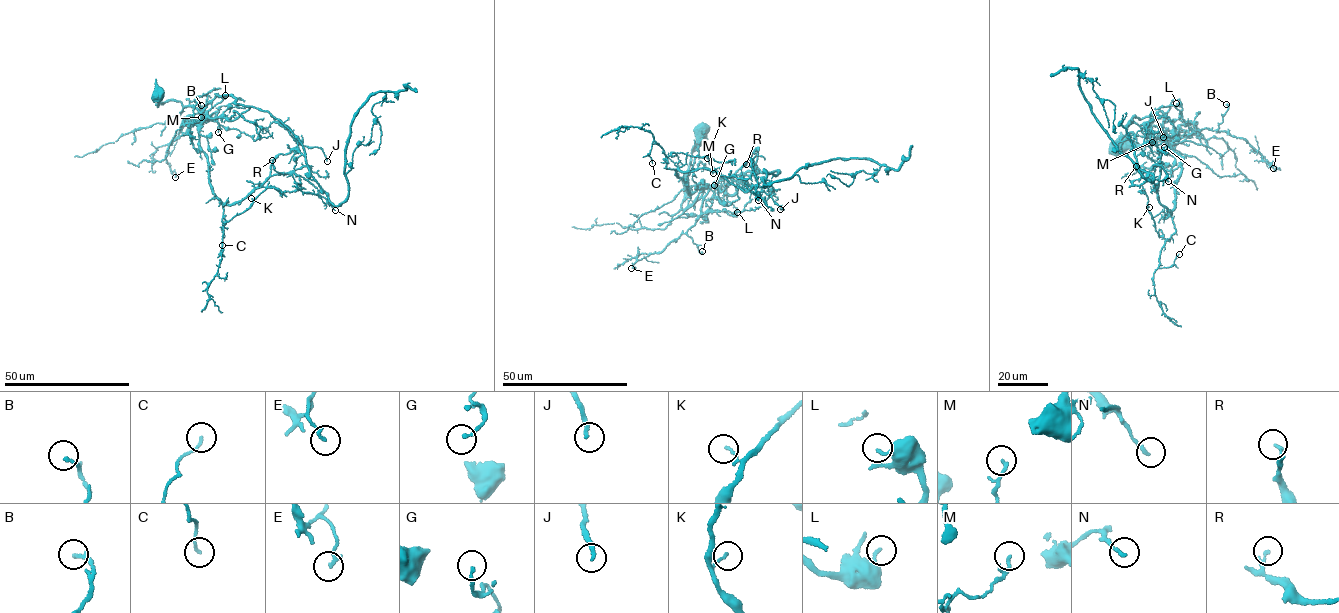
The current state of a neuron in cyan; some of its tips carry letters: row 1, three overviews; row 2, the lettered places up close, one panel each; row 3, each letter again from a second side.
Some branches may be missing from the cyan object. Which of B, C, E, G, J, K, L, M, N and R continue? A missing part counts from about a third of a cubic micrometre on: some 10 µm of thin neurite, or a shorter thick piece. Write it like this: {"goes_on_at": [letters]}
{"goes_on_at": ["B"]}

